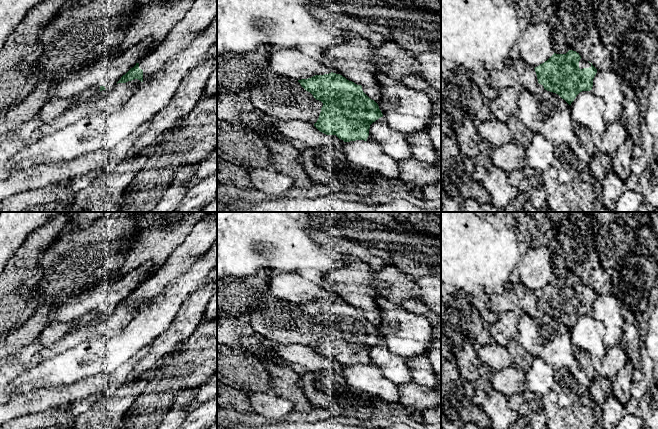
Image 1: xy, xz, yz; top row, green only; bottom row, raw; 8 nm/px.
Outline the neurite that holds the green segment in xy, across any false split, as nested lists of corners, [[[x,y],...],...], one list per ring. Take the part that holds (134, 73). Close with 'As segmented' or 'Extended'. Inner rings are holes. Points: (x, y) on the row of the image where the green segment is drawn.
[[[196,0],[160,44],[146,53],[133,68],[121,77],[117,84],[134,79],[141,82],[146,81],[189,45],[202,30],[207,28],[216,15],[217,0]]]. Extended

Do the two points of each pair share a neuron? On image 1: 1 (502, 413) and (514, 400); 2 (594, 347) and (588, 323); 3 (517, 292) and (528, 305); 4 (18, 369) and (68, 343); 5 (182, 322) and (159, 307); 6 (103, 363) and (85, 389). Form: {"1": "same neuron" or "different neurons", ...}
{"1": "different neurons", "2": "same neuron", "3": "same neuron", "4": "same neuron", "5": "different neurons", "6": "different neurons"}

